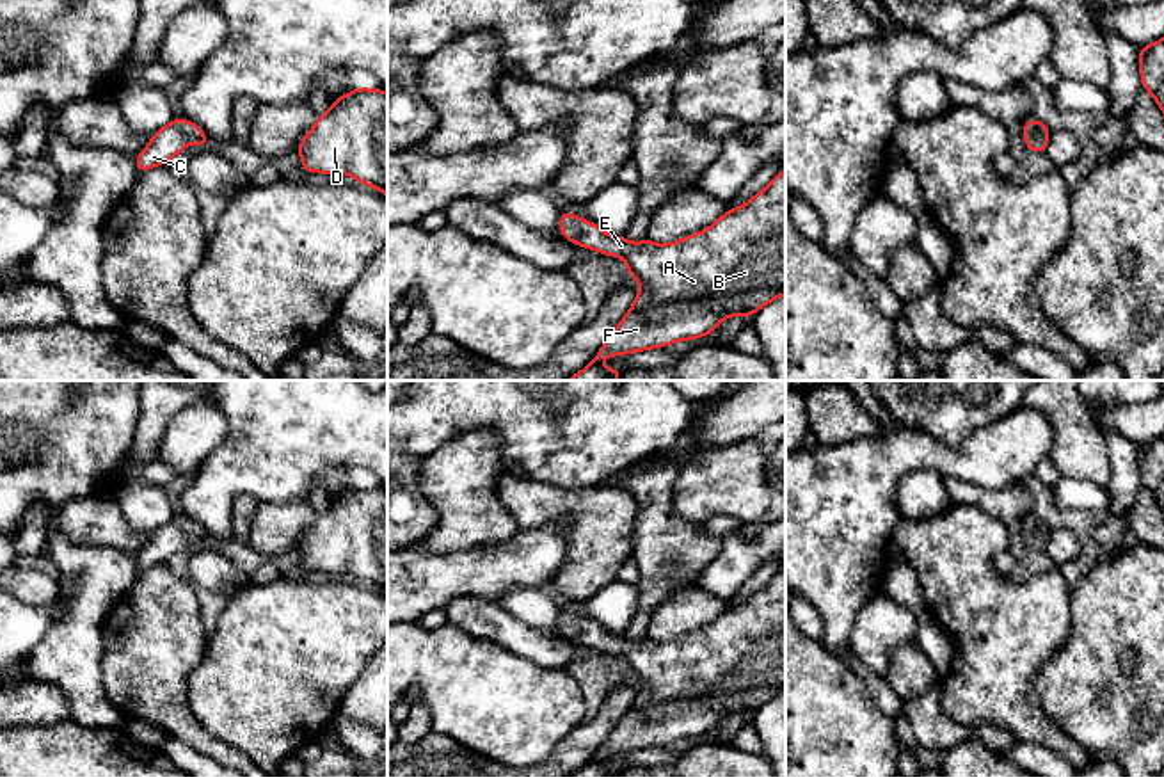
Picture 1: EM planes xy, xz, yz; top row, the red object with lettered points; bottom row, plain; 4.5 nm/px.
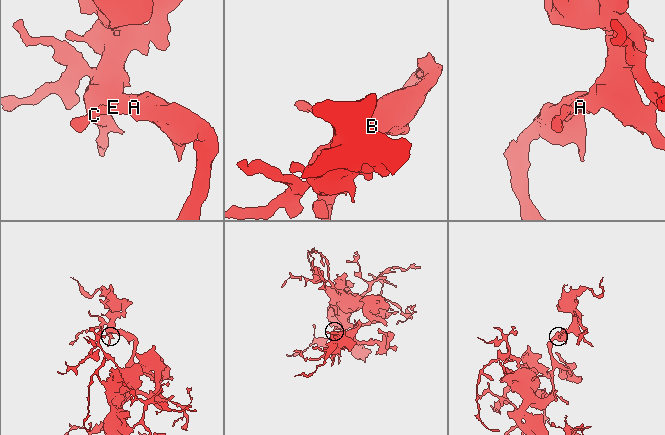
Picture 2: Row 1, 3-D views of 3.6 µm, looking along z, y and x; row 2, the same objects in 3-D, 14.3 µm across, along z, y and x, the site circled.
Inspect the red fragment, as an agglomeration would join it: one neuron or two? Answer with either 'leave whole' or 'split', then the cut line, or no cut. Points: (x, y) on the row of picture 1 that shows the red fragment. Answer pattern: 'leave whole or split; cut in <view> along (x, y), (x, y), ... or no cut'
leave whole; no cut

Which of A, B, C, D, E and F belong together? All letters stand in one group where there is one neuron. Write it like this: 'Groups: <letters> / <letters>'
Groups: A B C D E F

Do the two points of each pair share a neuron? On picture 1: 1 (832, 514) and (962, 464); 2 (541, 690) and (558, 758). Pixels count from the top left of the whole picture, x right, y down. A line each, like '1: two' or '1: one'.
1: one
2: two

